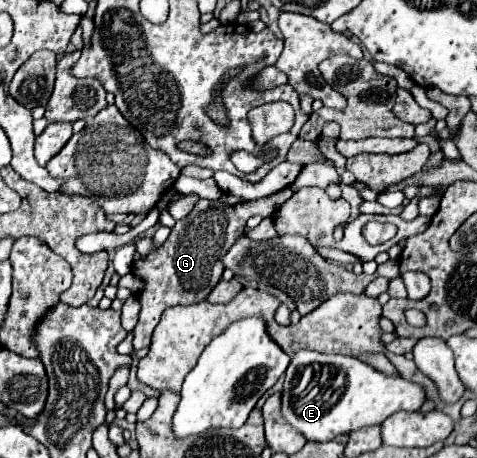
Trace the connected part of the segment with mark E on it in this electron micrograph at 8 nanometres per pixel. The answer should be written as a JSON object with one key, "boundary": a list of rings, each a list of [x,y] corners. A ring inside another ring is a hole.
{"boundary":[[[300,350],[284,374],[282,416],[306,440],[330,442],[340,434],[382,424],[394,412],[420,410],[424,400],[422,386],[400,376],[386,376],[354,356]]]}

